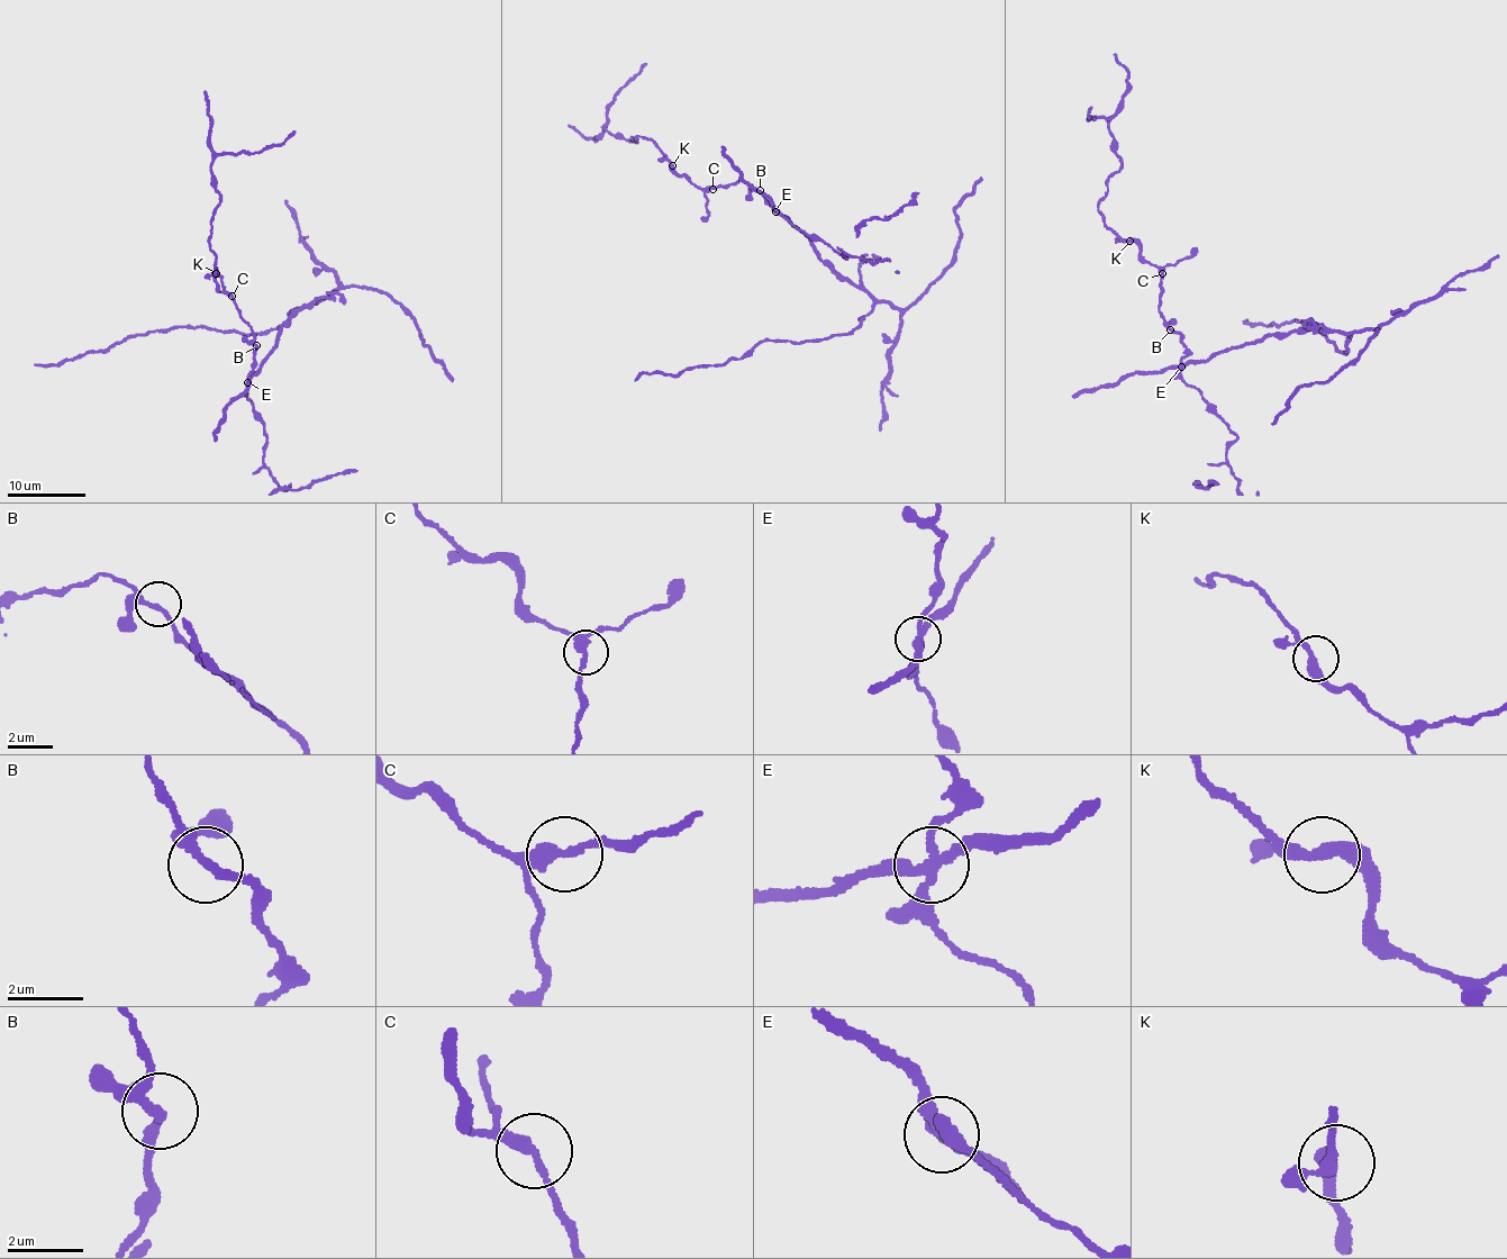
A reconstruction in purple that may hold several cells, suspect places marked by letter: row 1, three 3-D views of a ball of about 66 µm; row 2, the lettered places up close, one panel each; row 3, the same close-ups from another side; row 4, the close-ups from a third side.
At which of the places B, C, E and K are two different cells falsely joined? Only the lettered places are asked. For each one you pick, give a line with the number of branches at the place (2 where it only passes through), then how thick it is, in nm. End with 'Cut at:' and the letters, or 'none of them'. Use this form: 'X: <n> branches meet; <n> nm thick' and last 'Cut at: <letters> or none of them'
E: 4 branches meet; 260 nm thick
Cut at: E

